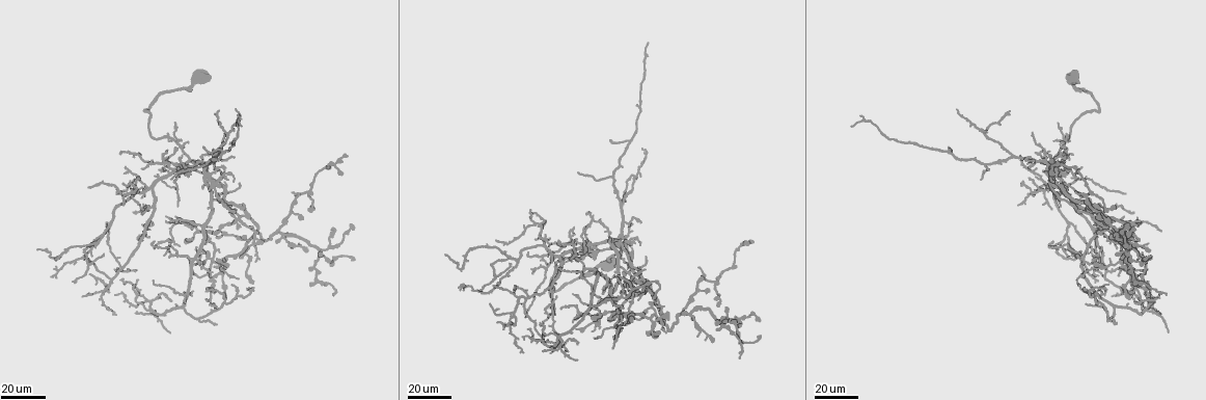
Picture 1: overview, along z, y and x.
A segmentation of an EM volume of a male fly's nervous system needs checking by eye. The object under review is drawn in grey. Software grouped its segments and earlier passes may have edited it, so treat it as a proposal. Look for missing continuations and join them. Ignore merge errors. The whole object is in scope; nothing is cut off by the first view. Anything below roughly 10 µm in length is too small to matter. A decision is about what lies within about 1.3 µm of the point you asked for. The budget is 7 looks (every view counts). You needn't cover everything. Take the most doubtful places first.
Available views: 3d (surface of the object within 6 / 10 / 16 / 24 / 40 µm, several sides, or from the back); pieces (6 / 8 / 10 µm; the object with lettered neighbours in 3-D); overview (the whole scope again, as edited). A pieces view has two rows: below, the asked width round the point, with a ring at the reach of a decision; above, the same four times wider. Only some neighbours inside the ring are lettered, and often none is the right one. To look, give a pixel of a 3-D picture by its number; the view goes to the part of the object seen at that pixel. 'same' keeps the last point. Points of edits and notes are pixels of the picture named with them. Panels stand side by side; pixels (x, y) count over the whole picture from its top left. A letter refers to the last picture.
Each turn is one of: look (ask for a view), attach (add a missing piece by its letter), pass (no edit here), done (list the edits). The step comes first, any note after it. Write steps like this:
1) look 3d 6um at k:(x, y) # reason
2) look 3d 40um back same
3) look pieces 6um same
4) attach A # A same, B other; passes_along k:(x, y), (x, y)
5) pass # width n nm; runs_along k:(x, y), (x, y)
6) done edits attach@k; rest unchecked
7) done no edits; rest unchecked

look 3d 24um at 1:(1033, 133) # long arm stops here

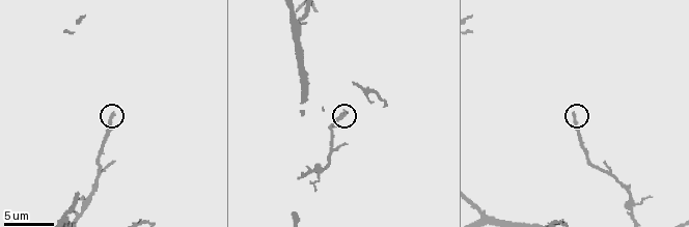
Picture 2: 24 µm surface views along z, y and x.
look pieces 6um at 2:(574, 112)

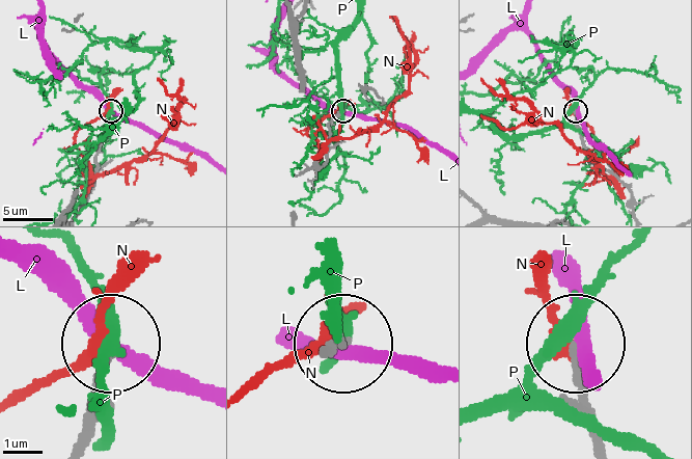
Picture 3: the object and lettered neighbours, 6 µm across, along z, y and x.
pass # width 220 nm; L other, N other, P other; runs_along 3:(600, 441), (577, 346); none of them fits

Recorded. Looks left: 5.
look 3d 40um at 1:(213, 225) # an open end

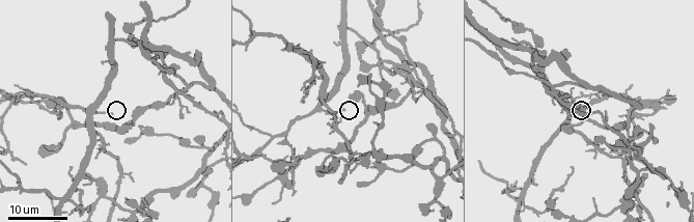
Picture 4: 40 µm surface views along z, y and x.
look 3d 6um at 4:(343, 108)

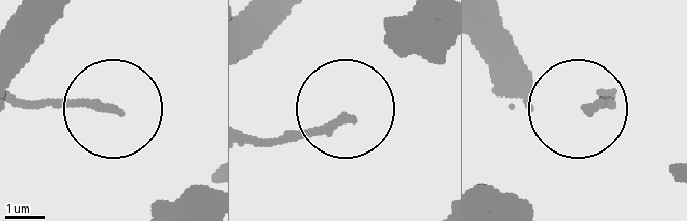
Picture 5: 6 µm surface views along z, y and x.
look pieces 8um at 5:(349, 119) # what lies round it

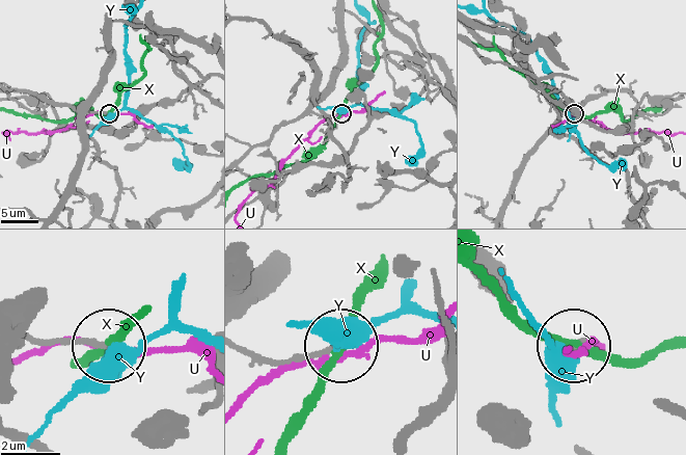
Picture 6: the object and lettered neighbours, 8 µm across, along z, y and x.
pass # U other, X other, Y other; none of them fits

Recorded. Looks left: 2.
look 3d 40um at 1:(493, 285) # branch stops here

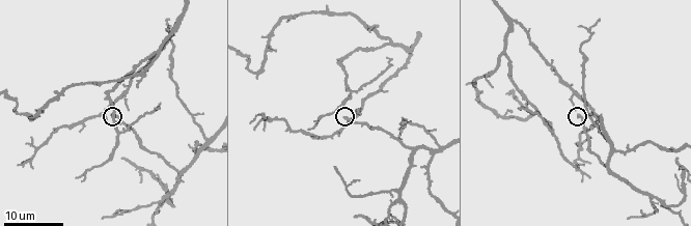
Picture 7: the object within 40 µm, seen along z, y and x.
look pieces 10um at 7:(577, 116) # what lies round it

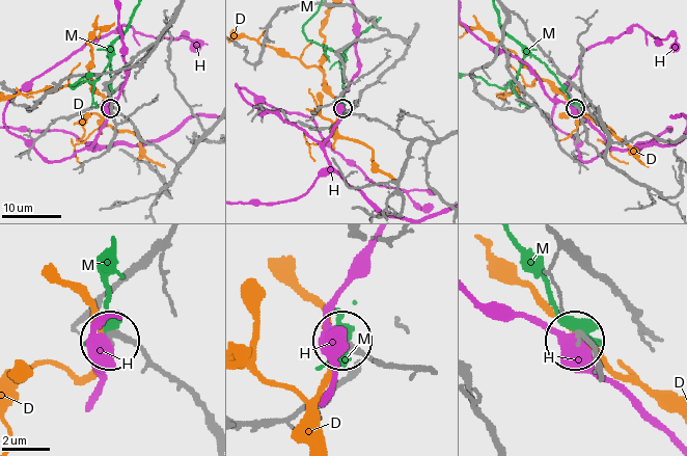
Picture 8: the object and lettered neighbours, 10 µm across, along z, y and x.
pass # D other, H other, M other; runs_along 8:(203, 409), (138, 350), (110, 339); no lettered piece goes on from it

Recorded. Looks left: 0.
done no edits; rest unchecked

